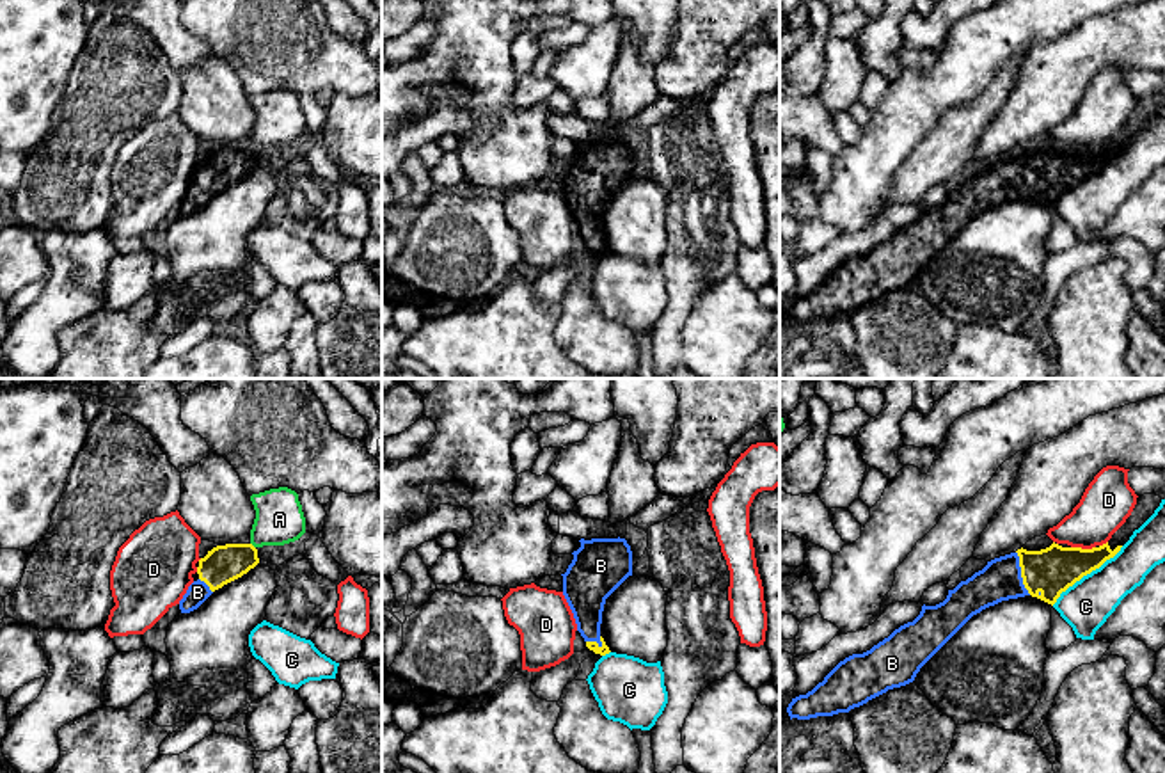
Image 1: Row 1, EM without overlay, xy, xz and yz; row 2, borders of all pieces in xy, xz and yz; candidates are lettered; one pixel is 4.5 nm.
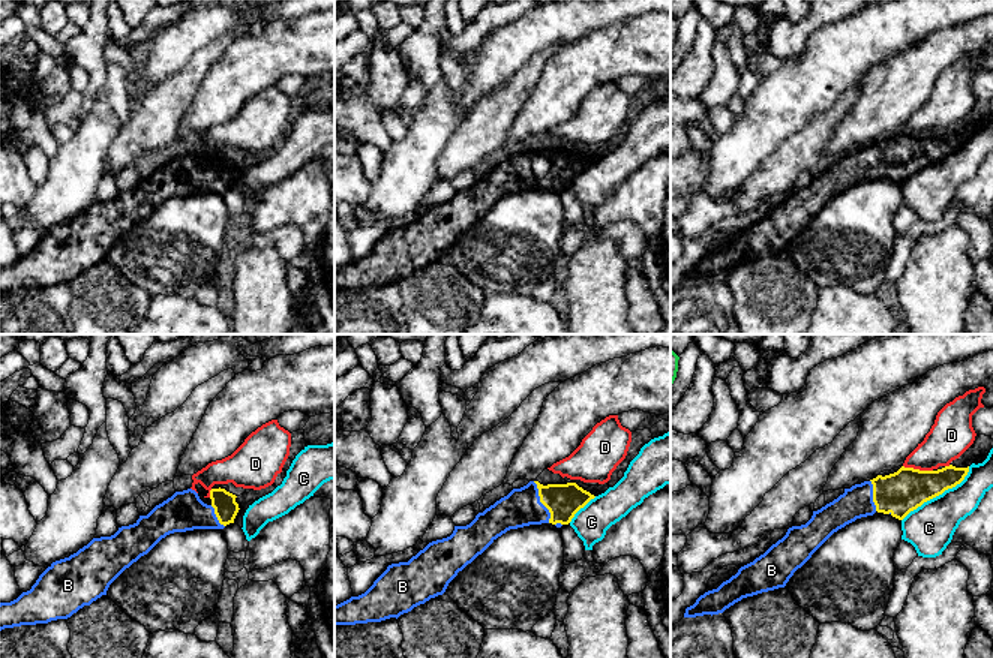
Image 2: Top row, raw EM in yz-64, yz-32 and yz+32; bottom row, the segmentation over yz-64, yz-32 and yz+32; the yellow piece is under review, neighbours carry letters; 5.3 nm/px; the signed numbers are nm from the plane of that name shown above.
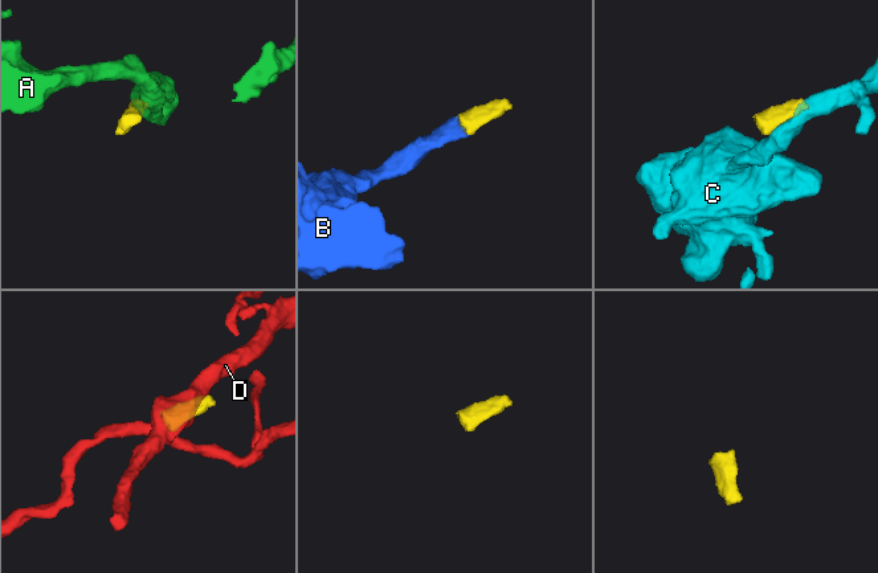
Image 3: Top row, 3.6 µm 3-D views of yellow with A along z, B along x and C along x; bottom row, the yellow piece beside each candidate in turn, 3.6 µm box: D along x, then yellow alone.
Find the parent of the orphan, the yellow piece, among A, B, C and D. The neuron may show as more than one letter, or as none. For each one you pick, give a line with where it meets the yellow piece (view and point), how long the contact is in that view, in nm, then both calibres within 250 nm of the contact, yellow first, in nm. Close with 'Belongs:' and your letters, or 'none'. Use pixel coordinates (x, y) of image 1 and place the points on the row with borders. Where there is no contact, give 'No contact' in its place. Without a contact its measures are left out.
B: Touches yellow at yz (1022, 573). Shared border 220 nm. Thickness 220 nm (yellow) against 190 nm
Belongs: B

